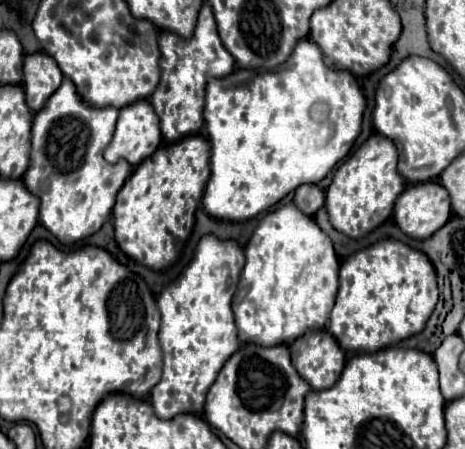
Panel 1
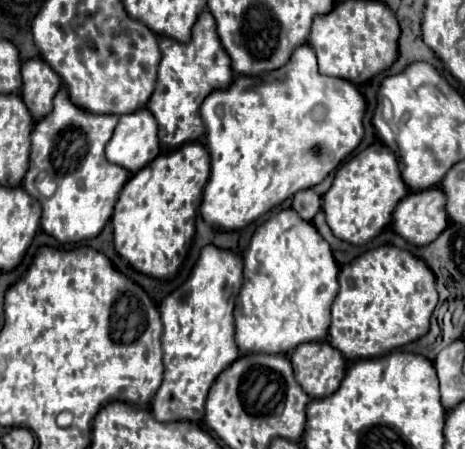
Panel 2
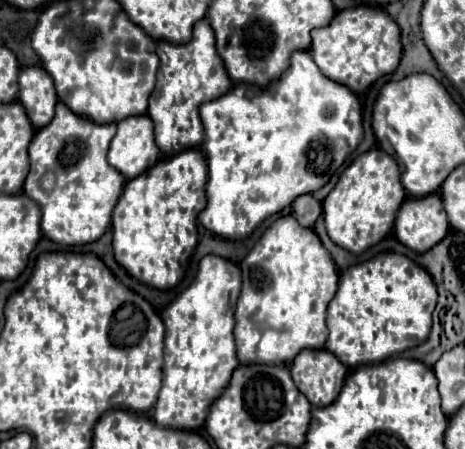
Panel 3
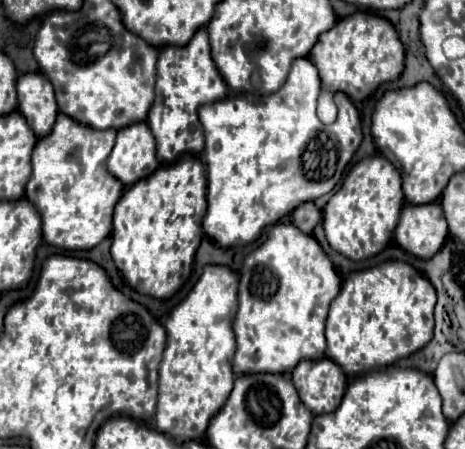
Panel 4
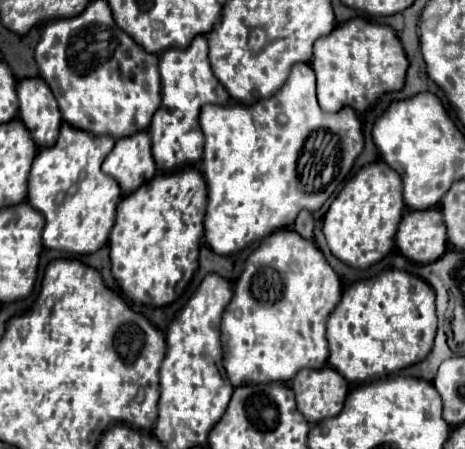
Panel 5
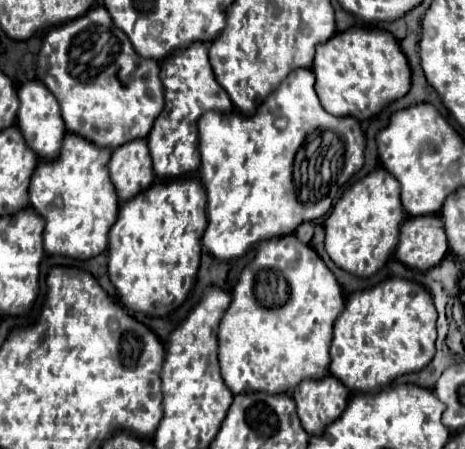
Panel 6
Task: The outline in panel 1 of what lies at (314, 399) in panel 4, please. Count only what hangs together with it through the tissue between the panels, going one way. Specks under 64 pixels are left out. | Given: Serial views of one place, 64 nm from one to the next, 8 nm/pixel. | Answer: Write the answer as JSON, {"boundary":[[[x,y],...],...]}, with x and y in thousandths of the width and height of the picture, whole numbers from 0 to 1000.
{"boundary":[[[705,735],[645,748],[637,766],[624,766],[624,784],[637,824],[671,869],[710,864],[727,846],[744,806],[740,780]]]}

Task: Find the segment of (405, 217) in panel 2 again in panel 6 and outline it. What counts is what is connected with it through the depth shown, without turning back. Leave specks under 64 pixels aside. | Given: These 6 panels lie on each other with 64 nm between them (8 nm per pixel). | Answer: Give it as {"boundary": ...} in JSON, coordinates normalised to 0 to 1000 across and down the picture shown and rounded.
{"boundary":[[[882,481],[860,503],[852,575],[882,597],[920,601],[963,561],[955,494],[946,481]]]}

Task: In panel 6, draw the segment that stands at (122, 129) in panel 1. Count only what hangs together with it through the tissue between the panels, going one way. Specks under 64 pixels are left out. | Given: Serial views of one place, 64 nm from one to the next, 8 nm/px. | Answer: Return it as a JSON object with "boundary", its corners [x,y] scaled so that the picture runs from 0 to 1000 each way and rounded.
{"boundary":[[[310,307],[271,316],[258,330],[241,334],[228,374],[249,414],[258,450],[280,445],[331,405],[327,356],[318,347],[318,316]]]}

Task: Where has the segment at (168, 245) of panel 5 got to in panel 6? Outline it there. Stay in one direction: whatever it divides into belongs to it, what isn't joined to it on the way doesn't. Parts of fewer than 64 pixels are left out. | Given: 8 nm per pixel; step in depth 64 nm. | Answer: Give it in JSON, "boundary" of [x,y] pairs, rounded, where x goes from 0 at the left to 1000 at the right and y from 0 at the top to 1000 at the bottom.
{"boundary":[[[383,396],[383,401],[353,401],[331,405],[323,419],[271,445],[258,459],[254,490],[237,508],[232,530],[232,610],[254,650],[262,677],[284,695],[314,695],[314,699],[361,699],[383,686],[404,650],[422,628],[422,606],[430,592],[430,526],[439,521],[439,414],[426,396]]]}

